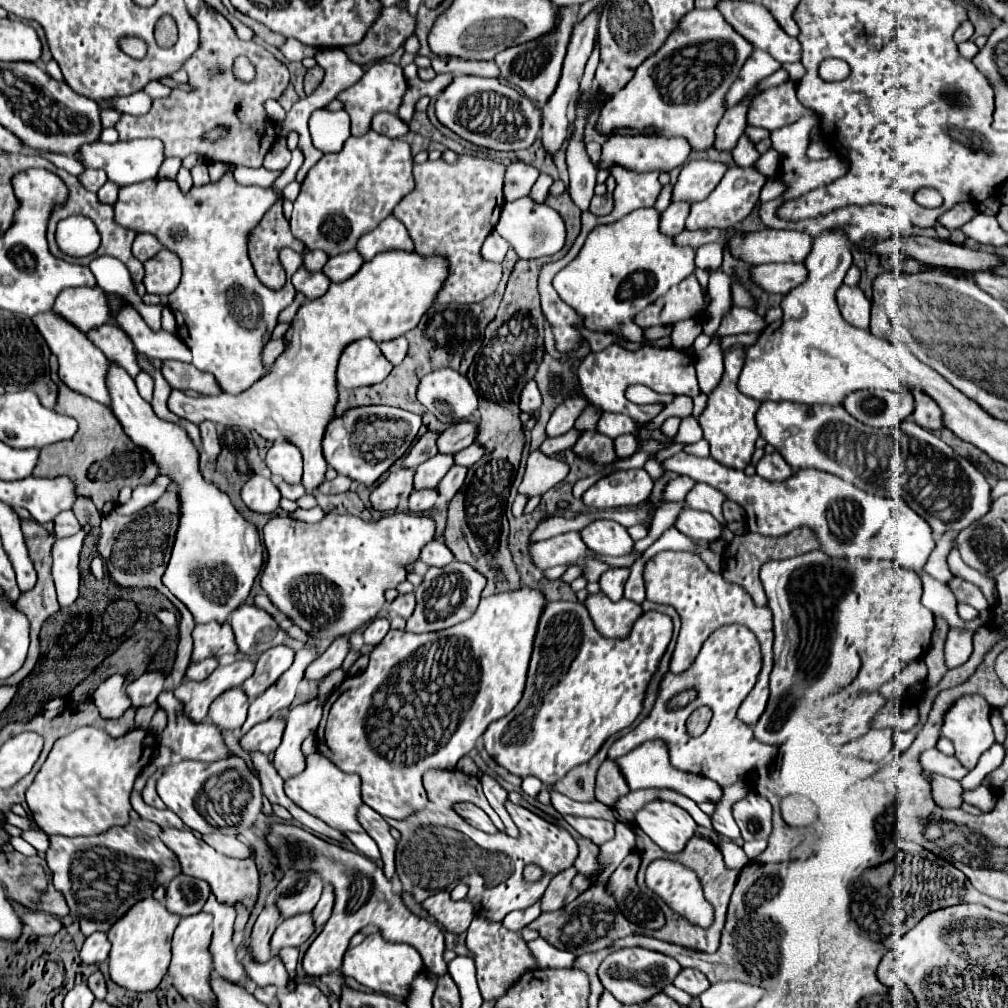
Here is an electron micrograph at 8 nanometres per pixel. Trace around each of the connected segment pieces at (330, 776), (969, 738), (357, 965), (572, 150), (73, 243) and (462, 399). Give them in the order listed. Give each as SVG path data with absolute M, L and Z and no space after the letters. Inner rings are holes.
M312 753L306 757L306 769L284 781L286 795L300 805L304 811L320 817L322 821L330 823L330 827L336 827L340 831L364 832L362 825L356 819L356 811L362 805L360 799L360 777L340 771L330 759L326 759L322 753Z
M980 695L960 697L946 713L942 735L952 739L956 747L956 759L966 767L974 769L980 755L994 743L990 725L990 705Z
M380 933L368 935L358 947L350 947L344 955L344 965L342 973L346 977L356 979L360 985L370 987L376 993L388 993L394 995L396 999L404 1001L410 993L412 981L424 971L424 963L420 953L406 943L390 943L386 941Z
M590 95L586 99L582 99L582 105L576 109L576 119L574 119L574 135L570 139L568 145L568 171L570 171L570 183L568 183L568 193L572 197L572 201L586 211L590 205L590 199L594 197L594 185L596 185L596 169L590 163L584 143L582 143L582 131L590 113Z
M74 215L58 223L56 243L64 253L72 257L84 257L94 253L100 242L101 237L96 226L91 219L83 215ZM60 239L64 243L60 243Z
M450 367L422 377L418 401L444 423L470 419L478 411L478 395L470 381Z

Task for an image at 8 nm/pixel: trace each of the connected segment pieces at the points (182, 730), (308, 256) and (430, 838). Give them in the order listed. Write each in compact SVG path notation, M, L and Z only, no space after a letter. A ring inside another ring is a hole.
M164 689L158 697L158 705L168 713L168 727L158 735L158 743L170 747L180 759L194 759L194 761L218 761L218 759L228 759L234 753L226 747L224 737L220 733L218 727L214 727L212 723L204 721L204 723L192 723L190 719L186 719L186 715L182 713L182 703L172 695L170 689Z
M306 251L304 253L304 267L308 271L322 271L326 261L328 261L328 255L322 251Z
M432 769L424 777L428 791L426 809L406 817L404 821L388 819L390 827L396 827L402 833L396 849L396 873L404 891L412 893L416 901L428 899L438 891L452 891L458 883L466 883L470 887L468 901L474 905L476 913L490 921L502 921L510 911L538 903L552 877L574 865L578 843L568 829L546 821L526 807L514 805L514 821L520 829L520 837L502 837L502 831L498 835L488 835L466 823L454 811L456 801L474 803L488 811L492 821L500 827L498 815L486 801L478 777L466 775L458 769ZM530 863L544 871L544 877L534 883L528 883L522 877L524 867Z

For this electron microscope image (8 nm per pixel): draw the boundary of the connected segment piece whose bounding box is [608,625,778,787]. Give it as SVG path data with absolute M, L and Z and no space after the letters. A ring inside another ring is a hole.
M726 625L716 629L704 643L700 655L692 663L692 667L686 673L674 675L668 673L660 685L660 695L656 699L656 705L652 713L630 733L620 737L612 743L608 757L618 759L626 753L630 753L634 747L640 747L646 741L662 739L668 747L670 763L686 773L704 775L712 781L716 781L720 787L728 787L730 783L744 779L744 775L752 769L758 769L760 765L768 765L776 757L776 747L764 745L754 739L752 729L746 727L746 723L736 719L736 711L740 703L746 699L746 695L752 691L756 677L762 667L760 657L760 645L756 635L744 627L744 625ZM684 689L696 689L696 699L684 707L670 709L668 703L672 697L682 693ZM702 705L708 705L712 709L712 719L708 729L700 737L690 737L686 733L686 719L690 713Z

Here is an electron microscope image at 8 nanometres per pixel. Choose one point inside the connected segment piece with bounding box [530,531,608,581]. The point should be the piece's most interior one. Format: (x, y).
(555, 551)

